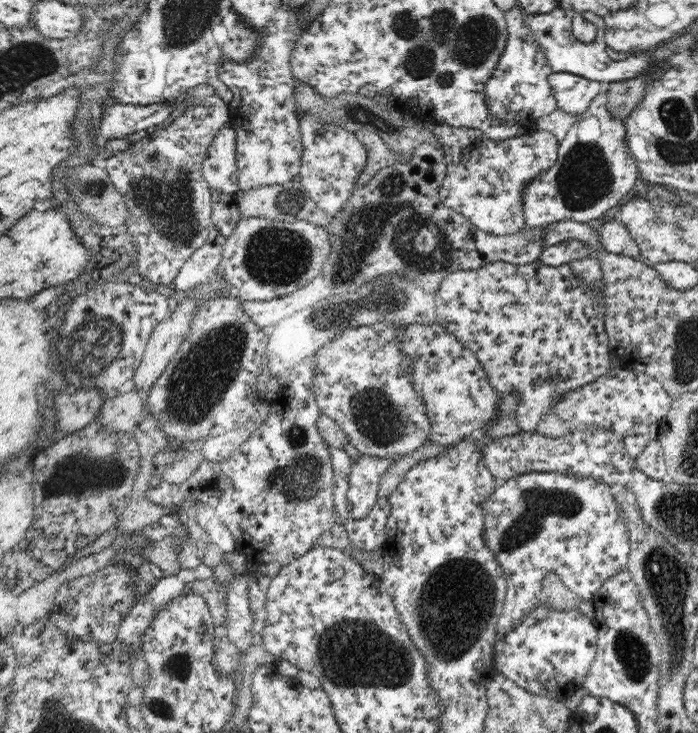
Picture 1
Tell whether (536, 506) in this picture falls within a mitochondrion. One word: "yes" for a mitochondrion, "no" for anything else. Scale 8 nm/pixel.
yes

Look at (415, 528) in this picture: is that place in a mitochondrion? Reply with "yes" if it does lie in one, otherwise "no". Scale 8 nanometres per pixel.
no

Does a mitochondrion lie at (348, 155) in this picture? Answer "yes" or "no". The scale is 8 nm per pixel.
no

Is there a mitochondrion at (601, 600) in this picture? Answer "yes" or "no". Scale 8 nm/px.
no

